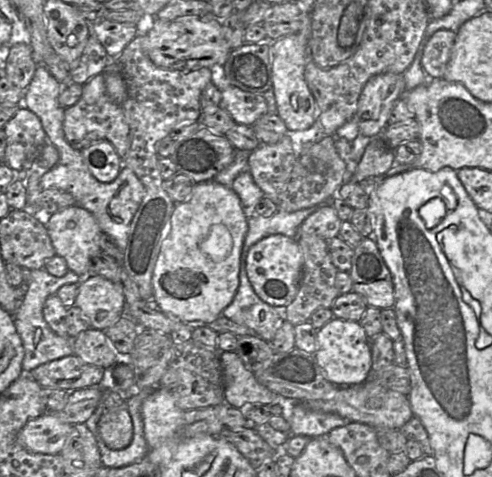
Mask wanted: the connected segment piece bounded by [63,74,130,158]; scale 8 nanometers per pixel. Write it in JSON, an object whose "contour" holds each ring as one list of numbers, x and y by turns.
{"contour":[[104,74,94,76,82,86,78,102,64,110,63,131,67,142,82,151,98,140,108,140,124,158,130,147,130,130,122,105,116,104,107,93]]}

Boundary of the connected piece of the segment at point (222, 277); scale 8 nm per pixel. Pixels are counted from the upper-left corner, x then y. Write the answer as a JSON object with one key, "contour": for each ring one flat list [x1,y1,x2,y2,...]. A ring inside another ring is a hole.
{"contour":[[214,179,195,183,191,196,184,202,176,203,169,226,165,231,160,252,152,275,153,302,165,314,173,314,182,322,195,320,209,323,222,315,223,310,232,302,239,287,240,257,245,236,248,231,248,212,241,204,237,193,229,186],[214,225,227,227,232,237,232,247,226,258,220,262,213,261,201,250,202,241,208,236]]}

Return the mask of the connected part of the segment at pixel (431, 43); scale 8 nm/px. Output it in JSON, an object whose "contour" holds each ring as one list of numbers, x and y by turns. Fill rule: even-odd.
{"contour":[[441,29,427,41,421,58,421,65,429,78,443,78,455,43,456,32]]}

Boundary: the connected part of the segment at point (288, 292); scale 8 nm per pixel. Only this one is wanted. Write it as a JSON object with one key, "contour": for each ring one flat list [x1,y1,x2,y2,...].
{"contour":[[274,234,251,246,246,257,246,271,254,291,264,302,274,307,287,307,297,295,303,263,298,239]]}

